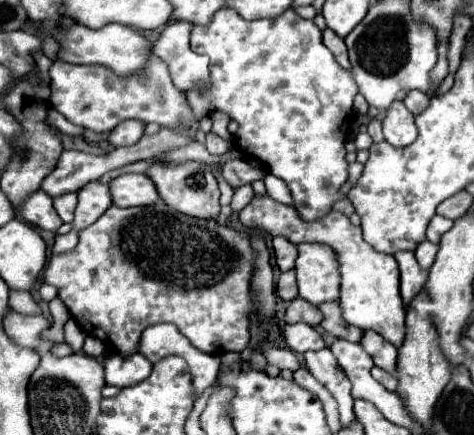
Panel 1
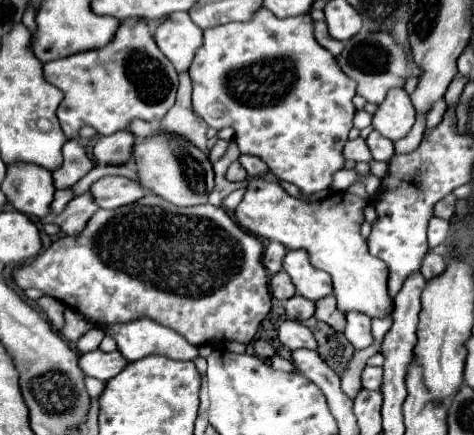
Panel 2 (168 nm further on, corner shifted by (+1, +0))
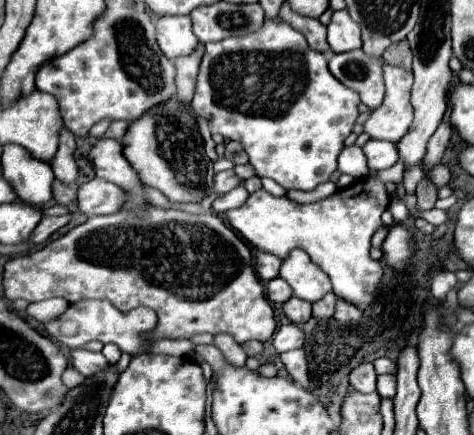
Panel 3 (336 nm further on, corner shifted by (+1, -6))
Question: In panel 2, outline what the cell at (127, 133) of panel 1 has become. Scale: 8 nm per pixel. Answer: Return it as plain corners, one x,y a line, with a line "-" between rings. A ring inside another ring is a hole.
118,130
112,136
102,136
94,146
94,158
102,164
122,164
132,156
136,136
128,130

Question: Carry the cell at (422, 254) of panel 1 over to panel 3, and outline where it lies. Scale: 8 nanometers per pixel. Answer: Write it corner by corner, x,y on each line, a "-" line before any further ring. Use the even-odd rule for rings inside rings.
440,272
438,276
434,276
432,280
432,296
438,300
438,302
444,302
446,300
446,294
458,286
458,280
456,280
456,274
454,272

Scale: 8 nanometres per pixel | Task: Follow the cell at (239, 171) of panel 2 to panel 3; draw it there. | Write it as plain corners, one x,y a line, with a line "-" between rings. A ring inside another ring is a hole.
234,170
218,172
218,174
214,176
214,192
216,192
216,194
226,194
228,190
236,188
236,184
240,184
240,178
234,174

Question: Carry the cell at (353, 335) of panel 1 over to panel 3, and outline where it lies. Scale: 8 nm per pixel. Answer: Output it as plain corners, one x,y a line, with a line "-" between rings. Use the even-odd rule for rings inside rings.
328,292
318,302
314,302
314,316
316,318
330,318
334,314
334,306
336,306
336,296
334,296
334,292

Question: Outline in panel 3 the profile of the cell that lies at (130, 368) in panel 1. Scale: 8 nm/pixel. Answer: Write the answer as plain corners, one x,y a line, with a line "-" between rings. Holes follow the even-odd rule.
84,348
72,350
70,358
74,358
74,368
82,376
92,376
94,372
98,372
98,370
108,366
108,360
104,358
102,352
90,352
90,350
84,350

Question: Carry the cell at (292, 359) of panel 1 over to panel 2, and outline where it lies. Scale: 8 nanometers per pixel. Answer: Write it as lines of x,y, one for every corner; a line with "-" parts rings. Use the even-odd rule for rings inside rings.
256,340
256,342
254,342
254,352
256,352
258,358
264,358
264,360
276,356
276,350
274,350
266,340

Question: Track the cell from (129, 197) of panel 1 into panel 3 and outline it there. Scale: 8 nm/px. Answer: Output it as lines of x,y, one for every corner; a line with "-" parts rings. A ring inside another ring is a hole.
94,178
78,188
78,210
86,216
96,214
114,214
122,208
126,200
124,190
120,190
116,184
104,182
100,178

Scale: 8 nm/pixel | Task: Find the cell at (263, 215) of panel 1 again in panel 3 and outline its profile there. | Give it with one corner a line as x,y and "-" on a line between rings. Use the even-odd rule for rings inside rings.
396,162
392,168
380,170
376,176
358,178
350,186
338,188
332,196
314,204
298,204
288,200
286,196
276,198
268,194
264,188
260,188
252,192
240,208
226,212
226,220
254,248
272,252
282,260
294,248
302,248
310,254
312,262
318,264
330,276
336,296
356,306
368,306
376,298
376,288
382,276
380,262
370,258
370,242
376,230
382,228
380,214
390,204
386,184
400,184
402,174
404,164

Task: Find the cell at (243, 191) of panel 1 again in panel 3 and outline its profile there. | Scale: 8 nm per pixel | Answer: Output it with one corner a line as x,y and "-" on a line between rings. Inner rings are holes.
240,184
240,186
236,186
234,190
218,196
218,198
212,202
212,208
214,208
218,214
222,214
222,212
226,212
226,210
232,210
232,208
242,206
242,204
246,202
246,198
248,198
248,190
246,190
244,184

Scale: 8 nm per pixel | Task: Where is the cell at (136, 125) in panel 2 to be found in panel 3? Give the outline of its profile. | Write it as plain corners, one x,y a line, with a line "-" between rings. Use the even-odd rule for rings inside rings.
114,120
114,122
110,124
110,128
104,132
104,136
106,136
106,138
116,138
116,140
120,140
120,138
124,136
126,128
128,128
128,122
122,122
122,120
116,122
116,120

